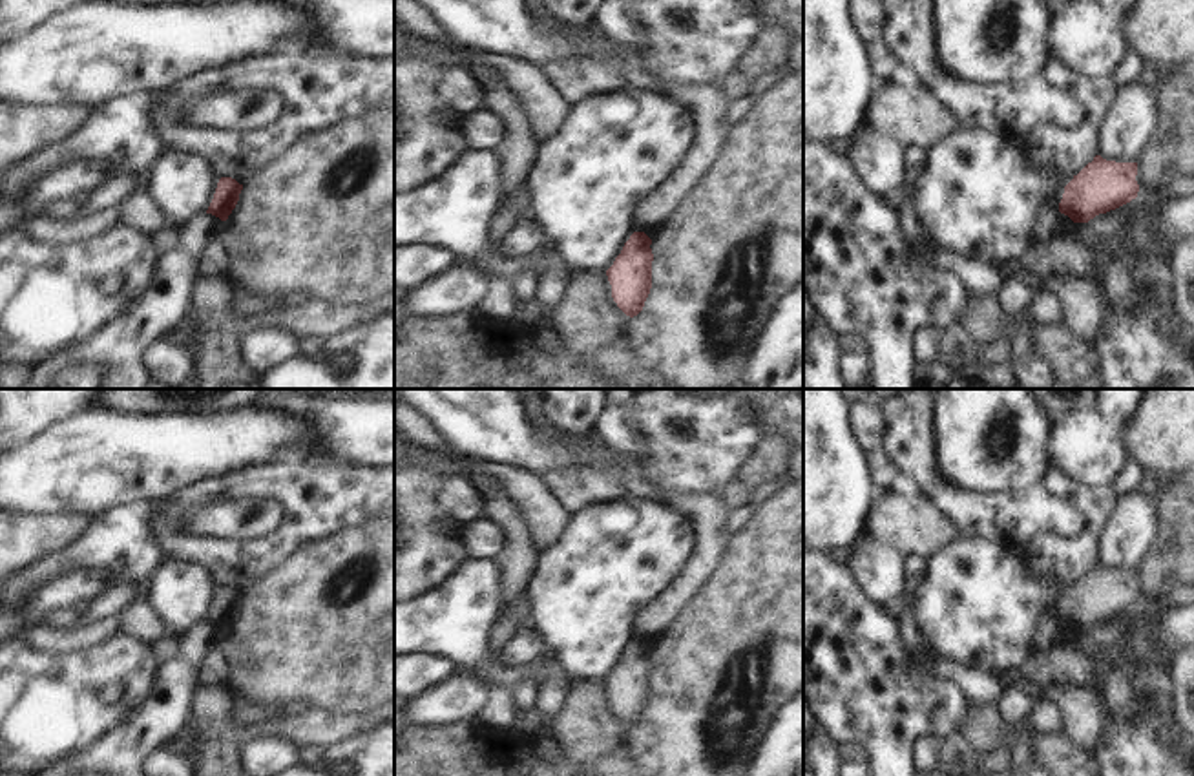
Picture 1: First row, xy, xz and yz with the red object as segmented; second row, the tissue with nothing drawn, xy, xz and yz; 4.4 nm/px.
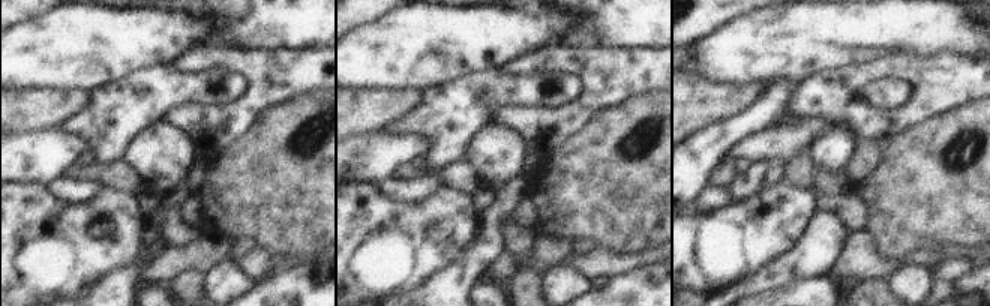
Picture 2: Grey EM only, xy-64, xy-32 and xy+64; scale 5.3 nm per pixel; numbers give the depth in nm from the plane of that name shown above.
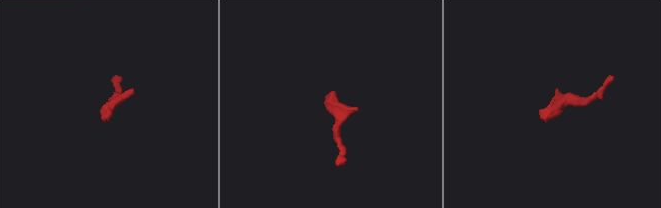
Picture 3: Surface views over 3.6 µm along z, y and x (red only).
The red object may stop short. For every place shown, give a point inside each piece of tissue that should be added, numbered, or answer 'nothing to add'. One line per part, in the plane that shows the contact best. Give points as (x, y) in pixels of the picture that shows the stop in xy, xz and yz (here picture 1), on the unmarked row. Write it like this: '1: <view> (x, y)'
nothing to add

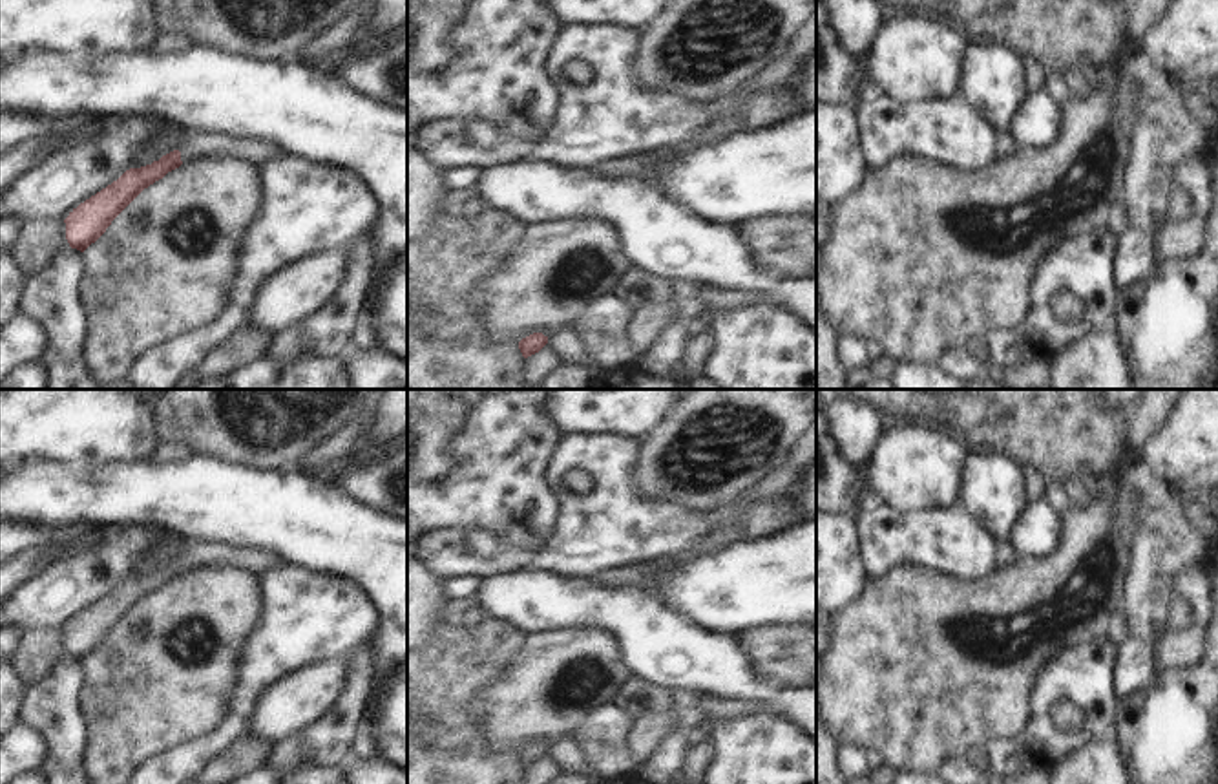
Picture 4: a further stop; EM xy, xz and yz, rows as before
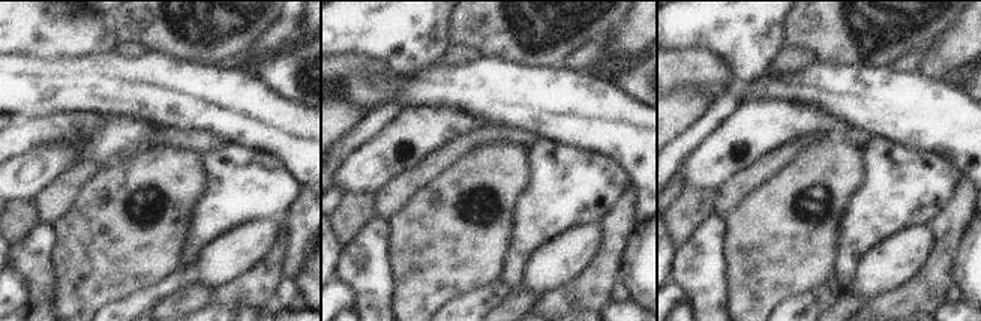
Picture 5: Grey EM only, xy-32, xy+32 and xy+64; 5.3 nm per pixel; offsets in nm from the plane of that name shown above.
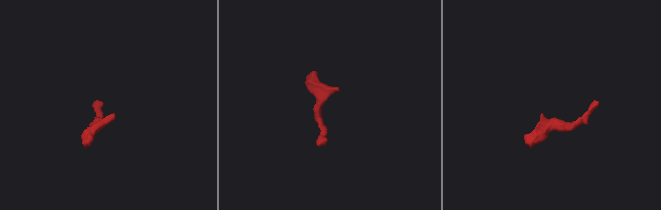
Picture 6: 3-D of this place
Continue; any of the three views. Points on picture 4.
1: xy (198, 554)

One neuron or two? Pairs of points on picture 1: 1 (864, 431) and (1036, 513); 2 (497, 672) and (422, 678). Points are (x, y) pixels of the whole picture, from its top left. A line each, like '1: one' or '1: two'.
1: two
2: two

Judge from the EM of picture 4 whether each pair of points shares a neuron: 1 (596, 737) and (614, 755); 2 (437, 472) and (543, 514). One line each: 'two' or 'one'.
1: one
2: two

